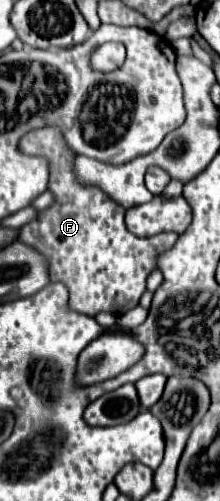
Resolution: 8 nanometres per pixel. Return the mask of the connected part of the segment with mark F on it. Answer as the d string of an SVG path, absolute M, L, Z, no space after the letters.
M41 128L33 130L31 134L23 136L21 150L25 154L45 156L51 162L51 182L49 190L55 194L55 204L41 212L41 216L35 222L29 222L21 228L19 240L27 246L41 252L49 266L51 266L51 282L63 282L69 288L69 308L79 314L95 316L103 310L121 316L127 310L135 308L139 304L141 294L145 292L145 280L149 272L155 268L155 254L161 254L163 250L171 248L177 242L177 234L159 234L149 238L137 238L125 228L125 208L115 204L109 196L105 196L99 188L81 188L75 182L73 174L73 154L67 150L59 130L55 128Z

